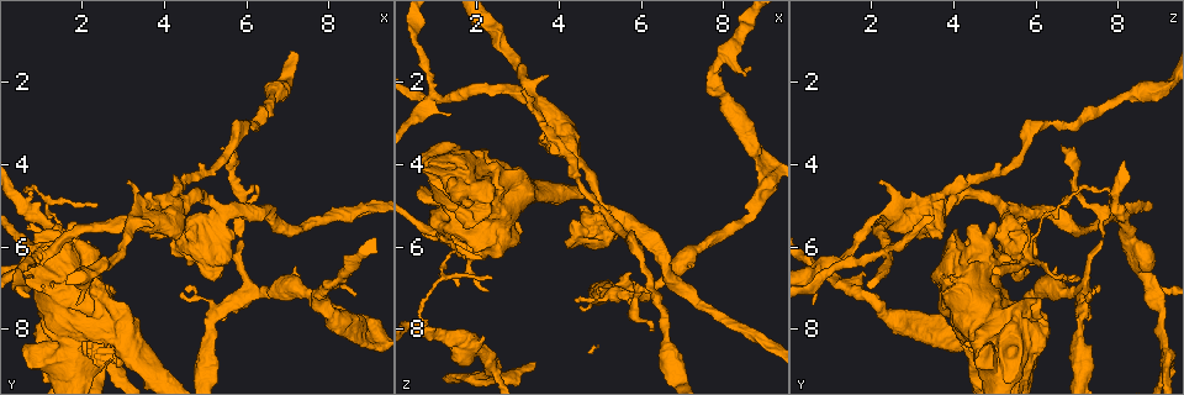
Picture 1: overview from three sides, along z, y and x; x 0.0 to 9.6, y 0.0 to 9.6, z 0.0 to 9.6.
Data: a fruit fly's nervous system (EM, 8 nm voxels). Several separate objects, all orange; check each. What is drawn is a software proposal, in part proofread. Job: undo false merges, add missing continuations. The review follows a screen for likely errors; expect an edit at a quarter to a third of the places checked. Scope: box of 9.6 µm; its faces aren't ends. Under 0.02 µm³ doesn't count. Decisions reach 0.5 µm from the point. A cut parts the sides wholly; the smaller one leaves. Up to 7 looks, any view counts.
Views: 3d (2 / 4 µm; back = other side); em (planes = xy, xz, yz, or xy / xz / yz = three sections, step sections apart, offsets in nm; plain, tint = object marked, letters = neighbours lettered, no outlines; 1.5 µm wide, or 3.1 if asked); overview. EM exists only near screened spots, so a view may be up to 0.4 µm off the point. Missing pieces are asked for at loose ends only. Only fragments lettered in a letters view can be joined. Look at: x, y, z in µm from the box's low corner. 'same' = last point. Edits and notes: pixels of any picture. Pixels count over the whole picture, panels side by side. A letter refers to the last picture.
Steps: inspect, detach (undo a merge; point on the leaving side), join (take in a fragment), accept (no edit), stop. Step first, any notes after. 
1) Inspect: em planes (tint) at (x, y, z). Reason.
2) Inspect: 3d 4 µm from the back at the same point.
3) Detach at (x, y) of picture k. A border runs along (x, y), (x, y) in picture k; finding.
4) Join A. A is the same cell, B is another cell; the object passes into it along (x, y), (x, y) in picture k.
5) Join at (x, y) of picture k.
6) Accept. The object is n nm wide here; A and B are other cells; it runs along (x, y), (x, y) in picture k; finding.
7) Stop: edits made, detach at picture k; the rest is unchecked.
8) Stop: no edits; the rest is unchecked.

Inspect: em planes (letters) at (1.05, 6.20, 2.40). Four arms meet.

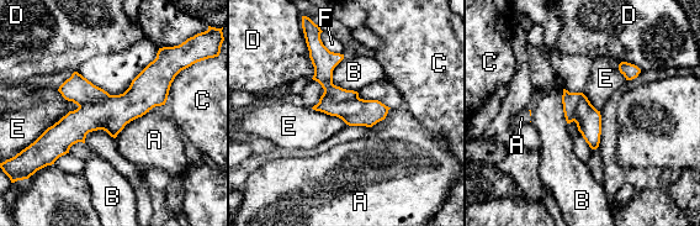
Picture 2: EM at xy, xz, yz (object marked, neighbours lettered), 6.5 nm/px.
Detach at (323, 68) of picture 2. The object is 180 nm wide here; A, B, C, D, E and F are other cells; a border runs along (358, 96), (341, 101), (319, 101) in picture 2; two neurons meet here.

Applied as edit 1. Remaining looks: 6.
Inspect: overview.

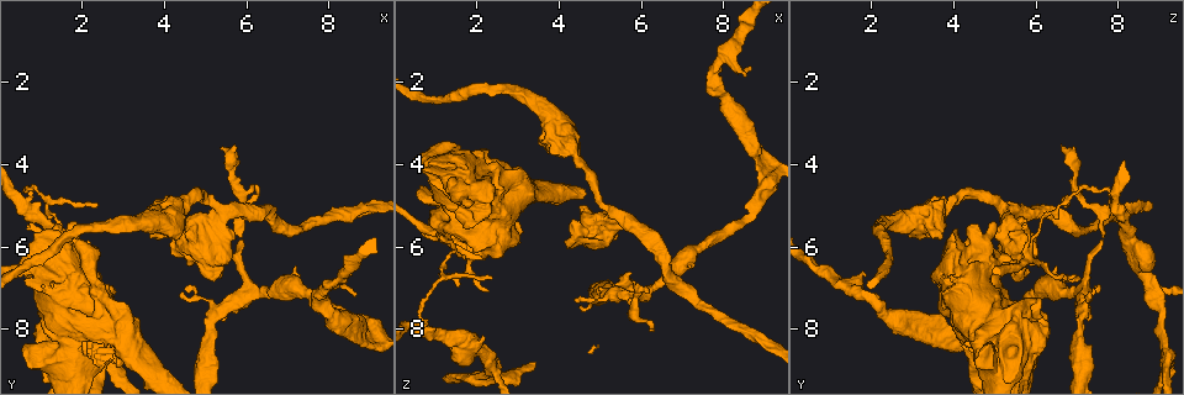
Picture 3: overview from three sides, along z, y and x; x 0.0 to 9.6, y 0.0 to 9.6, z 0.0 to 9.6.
Inspect: 3d 2 µm from the back at (1.20, 6.25, 5.85). Branch point.

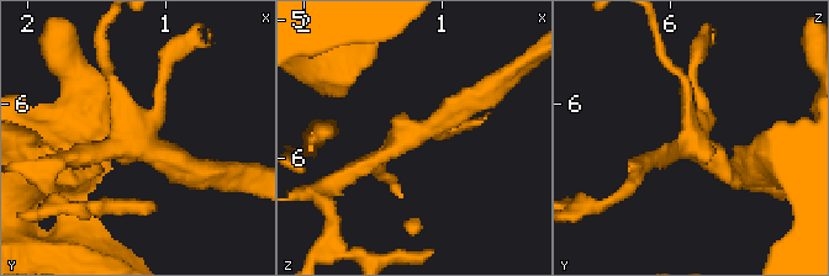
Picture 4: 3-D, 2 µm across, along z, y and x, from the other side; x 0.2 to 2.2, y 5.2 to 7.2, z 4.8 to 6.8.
Inspect: em yz step 8 (tint) at (1.28, 6.20, 5.84).

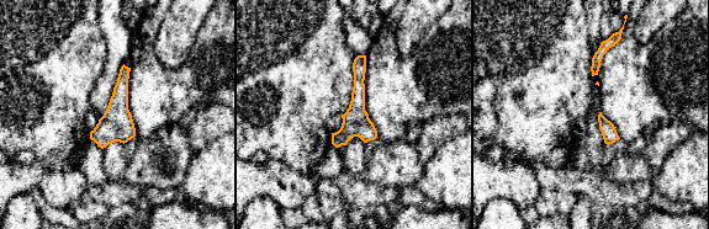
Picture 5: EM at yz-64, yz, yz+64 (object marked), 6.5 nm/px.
Inspect: em planes (letters) at the same point. Cut it another way.

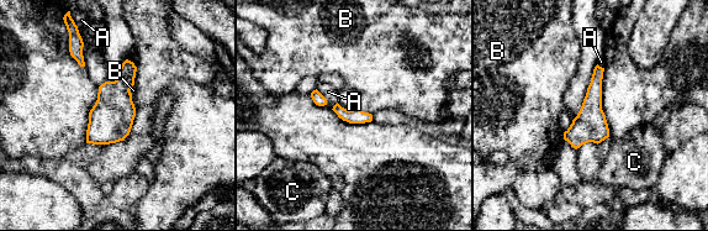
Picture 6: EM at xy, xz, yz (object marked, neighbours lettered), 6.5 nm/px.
Accept. The object is 100 nm wide here; A, B and C are other cells; one neuron here.

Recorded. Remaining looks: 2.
Stop: edits made, detach at picture 2; the rest is unchecked.

